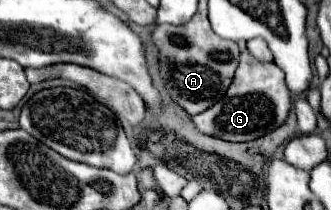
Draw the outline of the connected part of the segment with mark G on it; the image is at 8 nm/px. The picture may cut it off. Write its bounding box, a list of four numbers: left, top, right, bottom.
[193,42,291,142]

